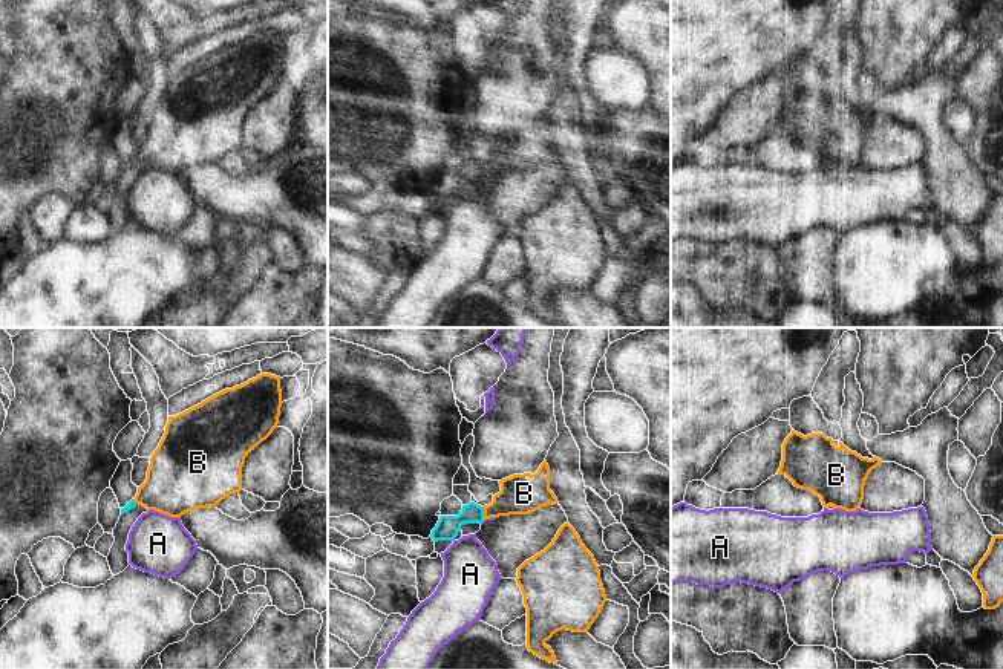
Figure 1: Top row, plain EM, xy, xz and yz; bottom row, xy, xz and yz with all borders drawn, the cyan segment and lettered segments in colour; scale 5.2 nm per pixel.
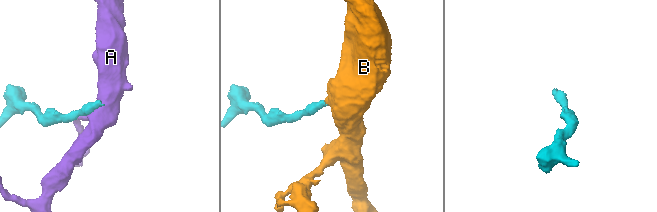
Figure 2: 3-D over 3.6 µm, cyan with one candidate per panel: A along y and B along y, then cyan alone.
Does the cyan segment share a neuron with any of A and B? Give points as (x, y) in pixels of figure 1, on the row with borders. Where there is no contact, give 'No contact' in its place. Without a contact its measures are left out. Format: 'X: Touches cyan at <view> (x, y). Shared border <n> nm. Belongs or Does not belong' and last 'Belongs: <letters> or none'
A: Touches cyan at xz (483, 521). Shared border 40 nm. Does not belong
B: Touches cyan at xz (483, 513). Shared border 80 nm. Belongs
Belongs: B.

